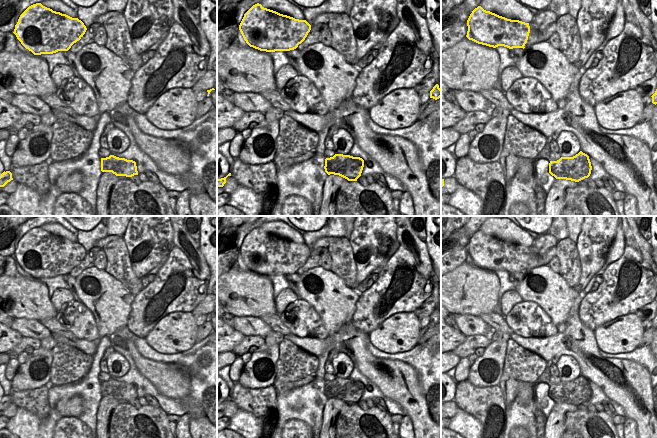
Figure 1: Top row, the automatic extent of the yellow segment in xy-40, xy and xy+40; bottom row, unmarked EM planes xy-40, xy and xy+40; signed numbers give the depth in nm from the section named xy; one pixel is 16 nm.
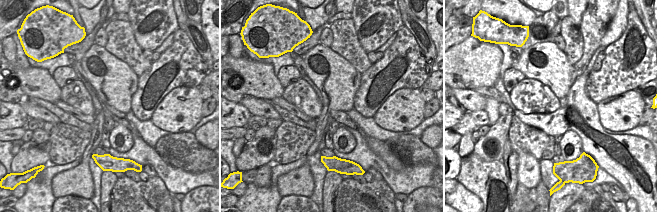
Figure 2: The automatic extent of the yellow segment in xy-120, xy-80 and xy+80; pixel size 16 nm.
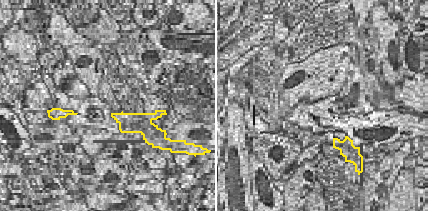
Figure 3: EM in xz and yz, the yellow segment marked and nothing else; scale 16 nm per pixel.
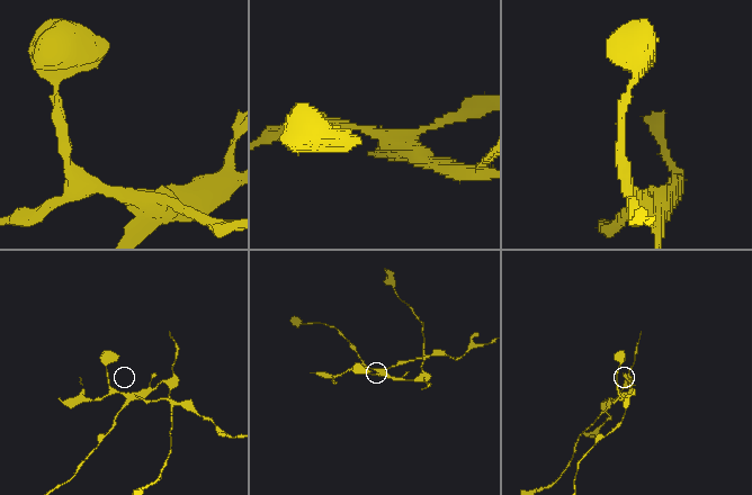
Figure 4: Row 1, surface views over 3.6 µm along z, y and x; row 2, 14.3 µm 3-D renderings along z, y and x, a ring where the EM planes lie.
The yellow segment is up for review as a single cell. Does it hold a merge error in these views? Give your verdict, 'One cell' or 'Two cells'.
Two cells

